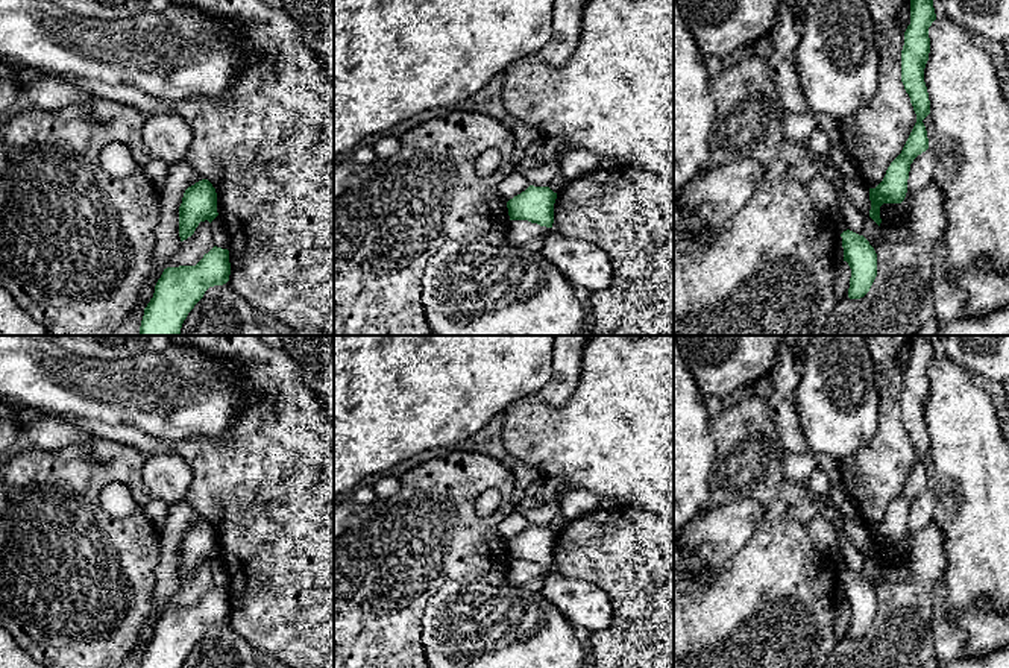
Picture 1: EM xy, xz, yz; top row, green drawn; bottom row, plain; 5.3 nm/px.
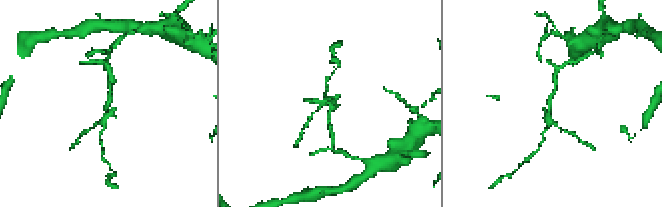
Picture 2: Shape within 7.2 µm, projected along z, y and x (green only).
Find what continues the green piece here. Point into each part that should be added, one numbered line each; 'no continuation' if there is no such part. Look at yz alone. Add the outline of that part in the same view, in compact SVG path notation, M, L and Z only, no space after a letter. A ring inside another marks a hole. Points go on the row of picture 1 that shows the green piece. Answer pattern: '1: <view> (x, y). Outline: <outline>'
no continuation

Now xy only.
no continuation

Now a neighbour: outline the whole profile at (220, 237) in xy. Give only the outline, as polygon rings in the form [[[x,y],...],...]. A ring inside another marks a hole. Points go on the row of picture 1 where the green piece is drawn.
[[[218,216],[211,222],[211,231],[215,246],[222,249],[229,249],[229,238]]]

